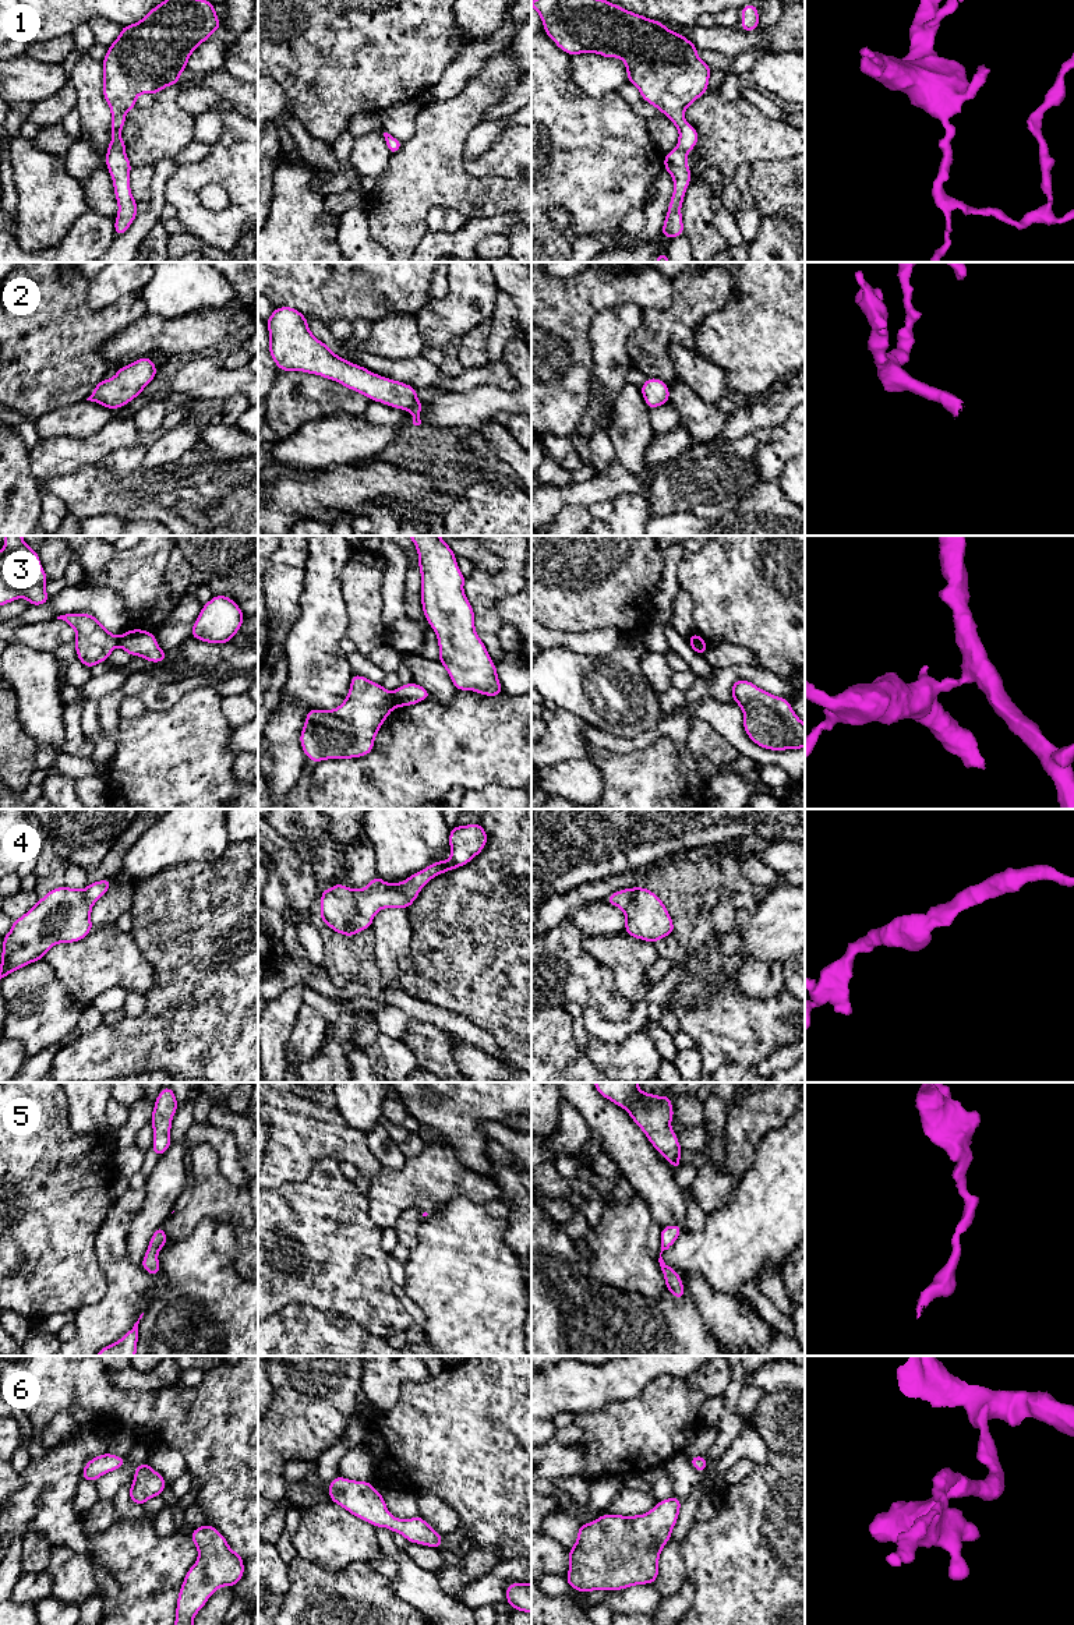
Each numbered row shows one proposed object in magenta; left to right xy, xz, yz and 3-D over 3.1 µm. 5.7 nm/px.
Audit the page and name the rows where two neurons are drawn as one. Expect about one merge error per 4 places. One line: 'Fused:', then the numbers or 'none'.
Fused: 3

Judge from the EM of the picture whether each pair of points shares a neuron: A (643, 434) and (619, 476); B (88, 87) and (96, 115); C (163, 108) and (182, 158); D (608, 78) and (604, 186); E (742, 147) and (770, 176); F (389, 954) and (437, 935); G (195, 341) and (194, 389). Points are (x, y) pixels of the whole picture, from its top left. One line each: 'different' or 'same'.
A: different
B: same
C: different
D: different
E: different
F: different
G: different

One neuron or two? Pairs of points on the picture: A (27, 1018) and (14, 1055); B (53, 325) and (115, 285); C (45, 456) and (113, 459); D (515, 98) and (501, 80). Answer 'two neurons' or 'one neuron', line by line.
A: two neurons
B: two neurons
C: two neurons
D: two neurons

